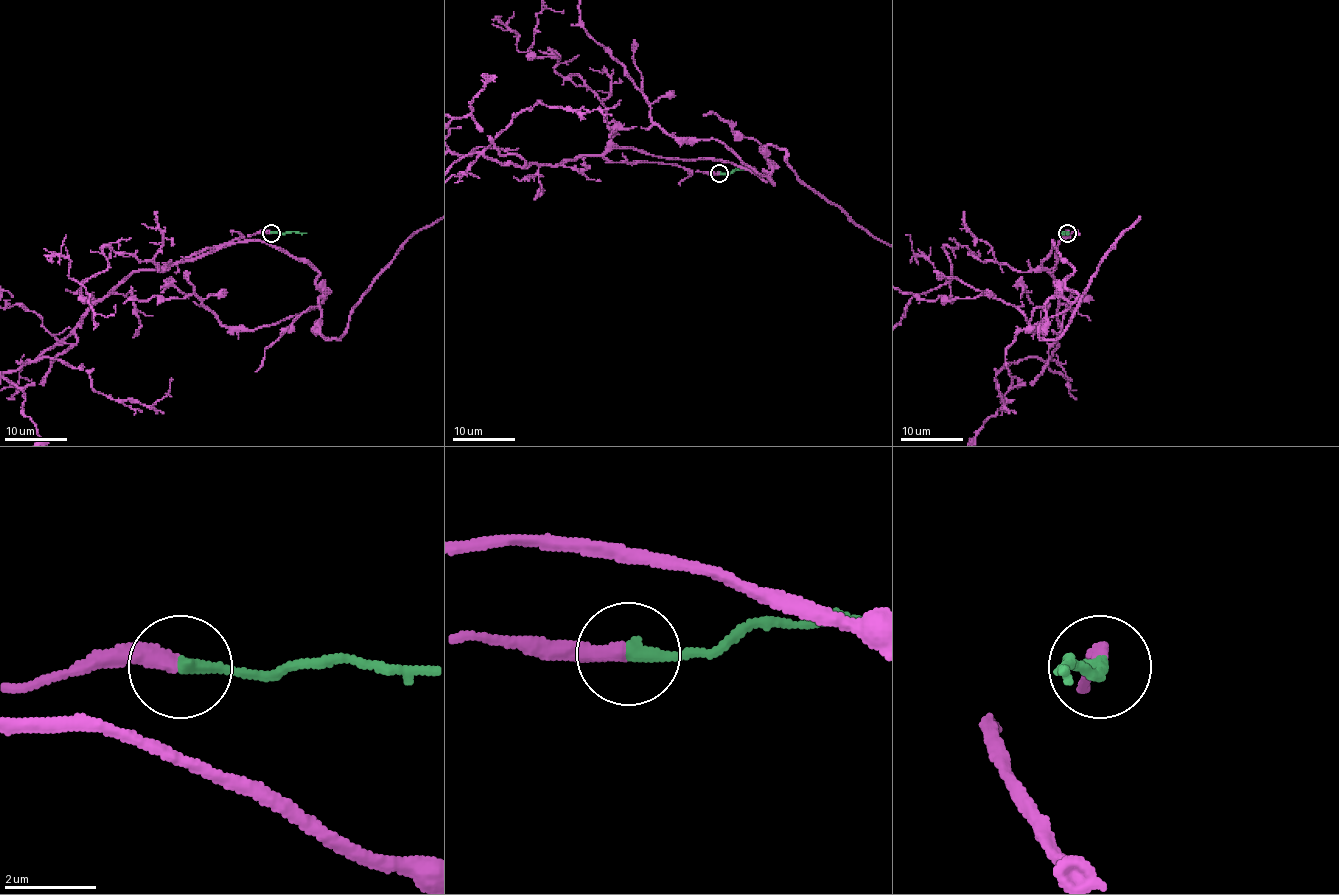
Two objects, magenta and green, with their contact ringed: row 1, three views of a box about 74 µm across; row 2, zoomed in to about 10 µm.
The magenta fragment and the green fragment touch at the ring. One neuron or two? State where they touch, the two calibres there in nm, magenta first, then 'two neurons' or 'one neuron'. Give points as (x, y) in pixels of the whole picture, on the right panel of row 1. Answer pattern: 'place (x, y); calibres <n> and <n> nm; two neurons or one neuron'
place (1067, 233); calibres 380 and 320 nm; one neuron

